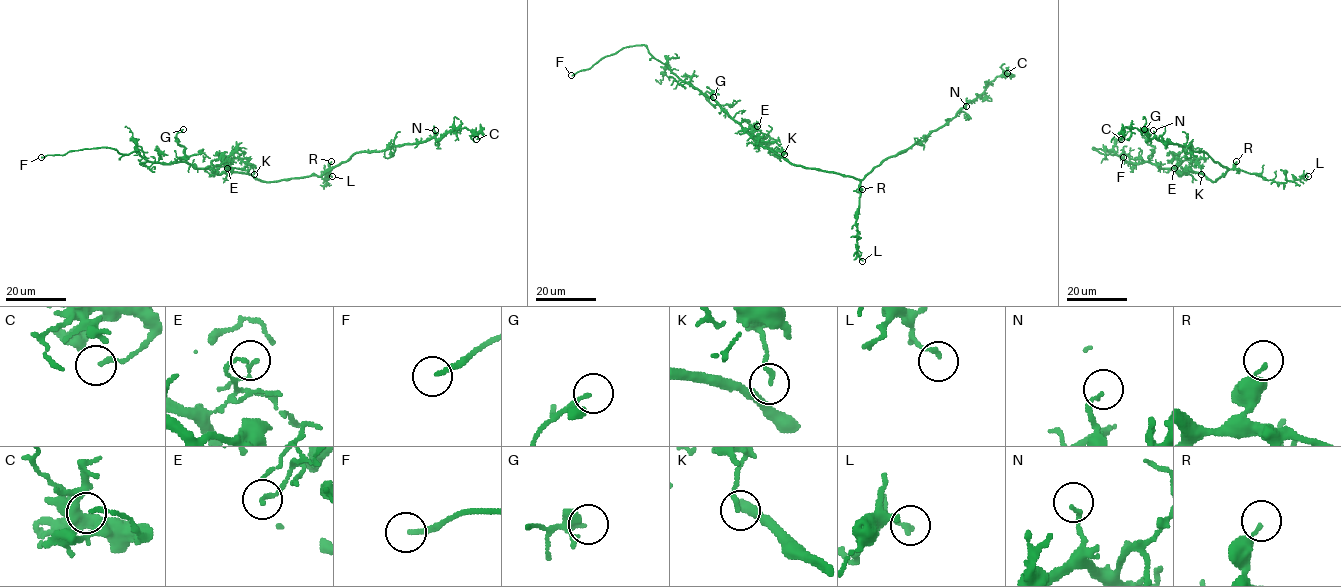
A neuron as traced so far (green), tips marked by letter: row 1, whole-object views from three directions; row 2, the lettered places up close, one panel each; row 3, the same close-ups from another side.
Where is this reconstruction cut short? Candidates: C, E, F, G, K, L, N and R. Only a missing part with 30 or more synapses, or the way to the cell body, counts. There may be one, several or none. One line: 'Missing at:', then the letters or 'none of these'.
Missing at: F

